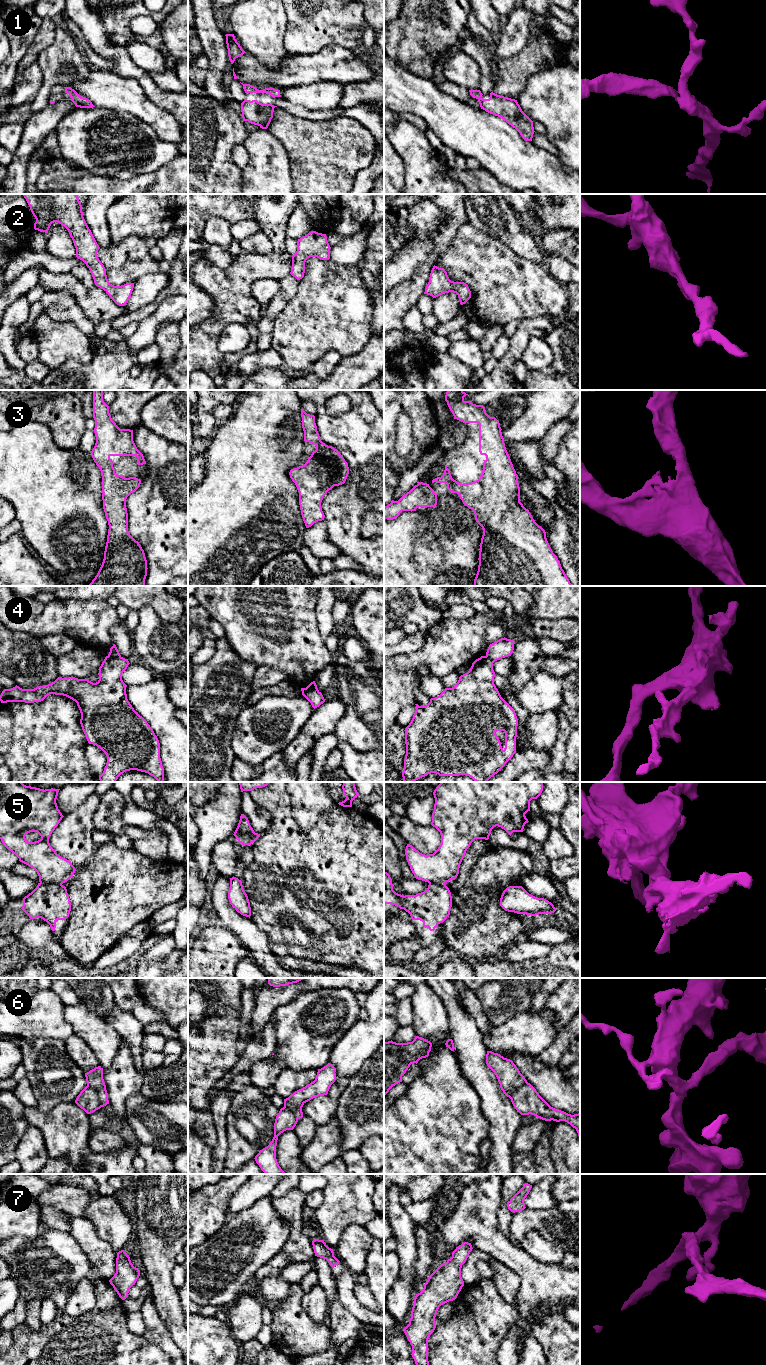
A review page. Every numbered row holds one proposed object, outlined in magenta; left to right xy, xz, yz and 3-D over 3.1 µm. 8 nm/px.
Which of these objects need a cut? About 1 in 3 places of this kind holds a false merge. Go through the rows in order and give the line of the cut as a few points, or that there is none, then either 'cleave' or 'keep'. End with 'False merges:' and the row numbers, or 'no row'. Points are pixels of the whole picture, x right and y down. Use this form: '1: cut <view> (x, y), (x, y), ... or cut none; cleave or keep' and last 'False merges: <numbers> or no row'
1: cut none; keep
2: cut none; keep
3: cut none; keep
4: cut xz (318, 690), (305, 690), (302, 693); cleave
5: cut xy (40, 882), (52, 882), (61, 885); cleave
6: cut xy (87, 1084), (96, 1091), (101, 1106); cleave
7: cut none; keep
False merges: 4, 5, 6

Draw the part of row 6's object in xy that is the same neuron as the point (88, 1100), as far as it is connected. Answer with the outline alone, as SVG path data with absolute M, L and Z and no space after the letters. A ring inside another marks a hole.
M88 1085L77 1096L75 1103L87 1114L101 1108L97 1091Z

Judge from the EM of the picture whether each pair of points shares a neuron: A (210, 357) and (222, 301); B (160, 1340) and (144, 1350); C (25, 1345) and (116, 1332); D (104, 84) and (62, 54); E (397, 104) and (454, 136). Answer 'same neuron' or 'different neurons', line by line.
A: same neuron
B: different neurons
C: same neuron
D: different neurons
E: same neuron

